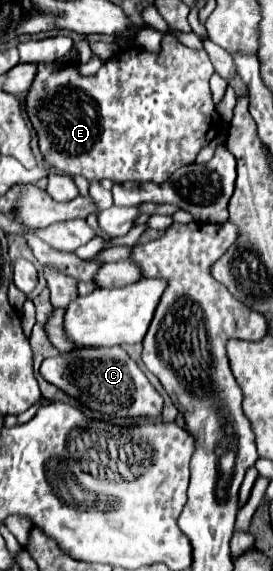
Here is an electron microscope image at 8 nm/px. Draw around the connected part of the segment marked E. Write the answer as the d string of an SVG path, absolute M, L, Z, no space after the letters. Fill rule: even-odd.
M164 36L162 38L162 54L146 54L146 50L136 48L136 50L124 50L118 56L110 58L108 62L102 64L102 68L94 74L94 76L80 76L78 74L78 66L56 66L54 64L42 64L32 88L28 92L26 98L26 112L28 118L40 138L40 152L48 156L48 162L58 170L64 172L68 176L76 176L82 174L88 180L102 180L102 178L114 178L118 184L122 182L130 182L130 180L138 180L138 182L166 182L174 170L178 170L180 166L192 164L196 160L196 154L220 132L220 116L214 110L214 102L212 102L212 92L210 92L210 76L214 74L214 66L208 58L208 54L204 50L192 50L188 46L184 46L180 40L176 40L174 36Z

